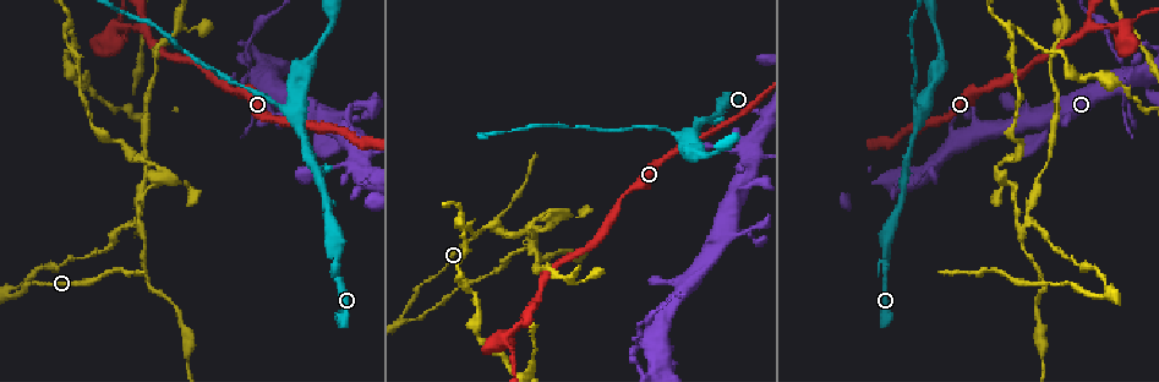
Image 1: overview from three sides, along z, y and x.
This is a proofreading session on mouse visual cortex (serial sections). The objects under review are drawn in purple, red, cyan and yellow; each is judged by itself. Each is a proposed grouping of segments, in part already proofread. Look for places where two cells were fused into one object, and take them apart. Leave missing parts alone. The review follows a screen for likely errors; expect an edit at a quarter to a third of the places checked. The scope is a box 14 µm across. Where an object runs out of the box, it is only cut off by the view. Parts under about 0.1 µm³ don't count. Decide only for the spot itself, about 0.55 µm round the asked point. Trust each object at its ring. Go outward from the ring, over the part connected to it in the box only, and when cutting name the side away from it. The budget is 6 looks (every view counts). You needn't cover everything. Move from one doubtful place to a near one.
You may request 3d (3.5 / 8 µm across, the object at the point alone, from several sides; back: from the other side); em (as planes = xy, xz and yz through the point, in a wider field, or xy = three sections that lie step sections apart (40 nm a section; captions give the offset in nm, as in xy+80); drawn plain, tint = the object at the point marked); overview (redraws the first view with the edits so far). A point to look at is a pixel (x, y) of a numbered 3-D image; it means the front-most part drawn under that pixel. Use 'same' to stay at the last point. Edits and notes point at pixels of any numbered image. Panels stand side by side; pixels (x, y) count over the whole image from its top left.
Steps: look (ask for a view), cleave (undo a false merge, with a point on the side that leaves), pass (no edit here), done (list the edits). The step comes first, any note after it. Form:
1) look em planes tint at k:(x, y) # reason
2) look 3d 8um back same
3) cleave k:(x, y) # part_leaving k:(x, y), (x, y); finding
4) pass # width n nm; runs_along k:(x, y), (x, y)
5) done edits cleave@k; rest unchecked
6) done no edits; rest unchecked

look 3d 3.5um at 1:(10, 297) # two arms in line, one across

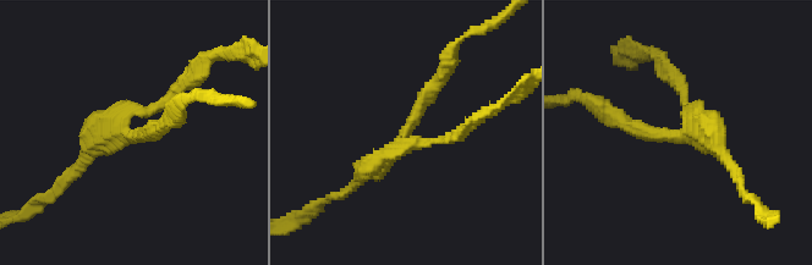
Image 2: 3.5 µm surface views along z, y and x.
look em xy step 3 tint at 2:(405, 134) # arms 3; arm_widths 150, 200, 250 nm

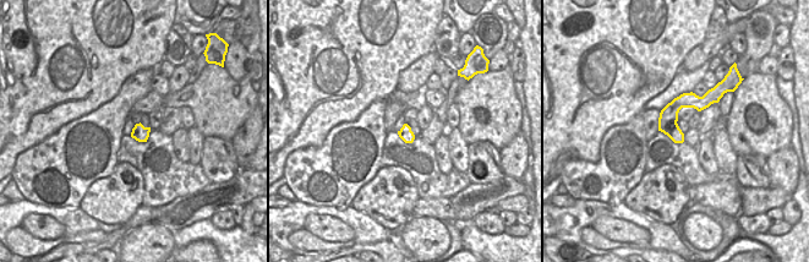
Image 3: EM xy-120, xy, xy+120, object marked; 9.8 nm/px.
cleave 2:(66, 180) # border 3:(676, 121), (671, 121), (661, 131); two cells meet here

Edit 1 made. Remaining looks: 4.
look 3d 3.5um at 1:(914, 105)

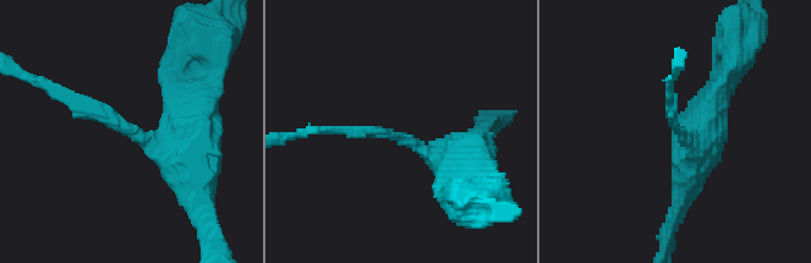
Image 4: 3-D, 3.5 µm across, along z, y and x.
look em xy step 1 tint at 4:(123, 129) # now the EM

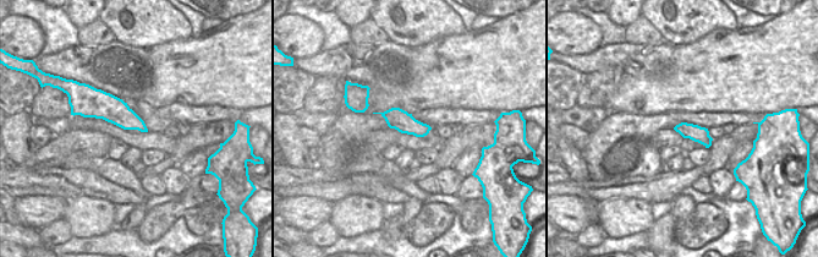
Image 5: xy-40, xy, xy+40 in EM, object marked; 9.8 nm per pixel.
pass # arm_widths 150, 450 nm; runs_along 4:(192, 170), (132, 129), (53, 91); all the same cell

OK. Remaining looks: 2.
done edits cleave@2; rest unchecked

